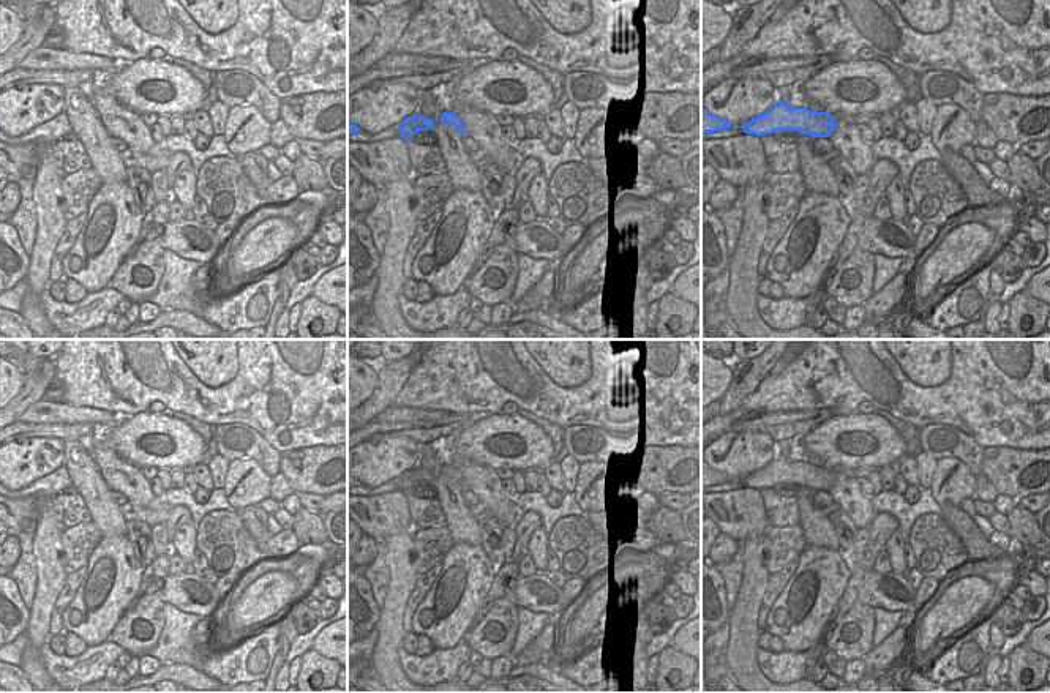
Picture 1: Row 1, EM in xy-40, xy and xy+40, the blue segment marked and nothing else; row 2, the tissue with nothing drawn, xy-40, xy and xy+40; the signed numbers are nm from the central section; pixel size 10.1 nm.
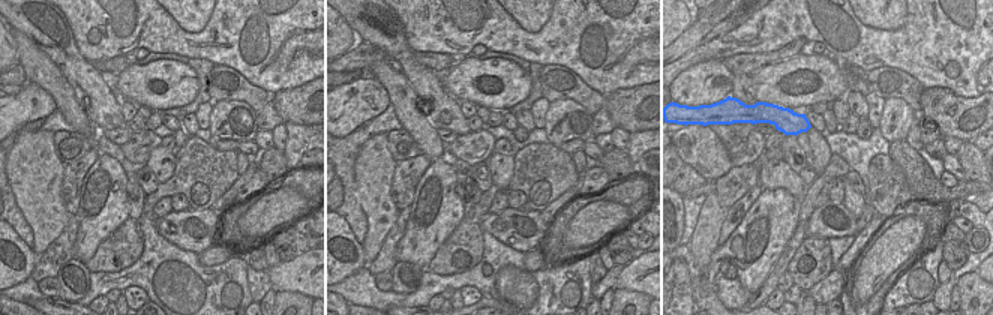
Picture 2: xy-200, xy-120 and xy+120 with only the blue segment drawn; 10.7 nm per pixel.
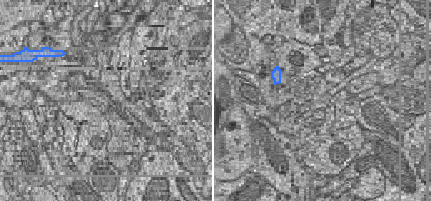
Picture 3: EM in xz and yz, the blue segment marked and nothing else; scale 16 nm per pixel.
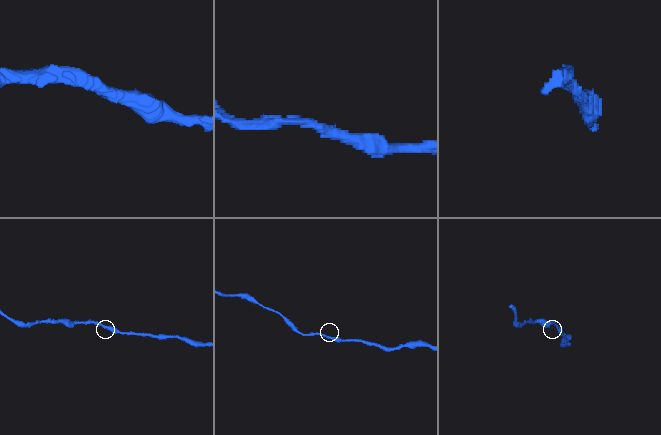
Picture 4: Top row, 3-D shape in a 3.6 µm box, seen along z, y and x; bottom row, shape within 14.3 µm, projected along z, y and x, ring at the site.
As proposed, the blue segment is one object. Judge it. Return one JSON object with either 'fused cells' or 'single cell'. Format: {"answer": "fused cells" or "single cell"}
{"answer": "single cell"}

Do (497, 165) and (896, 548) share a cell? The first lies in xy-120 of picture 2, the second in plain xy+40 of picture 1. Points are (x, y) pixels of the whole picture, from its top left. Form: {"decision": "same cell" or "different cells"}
{"decision": "same cell"}

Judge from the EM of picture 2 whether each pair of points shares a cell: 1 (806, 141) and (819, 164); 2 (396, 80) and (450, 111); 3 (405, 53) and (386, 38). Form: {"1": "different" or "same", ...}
{"1": "same", "2": "different", "3": "same"}

